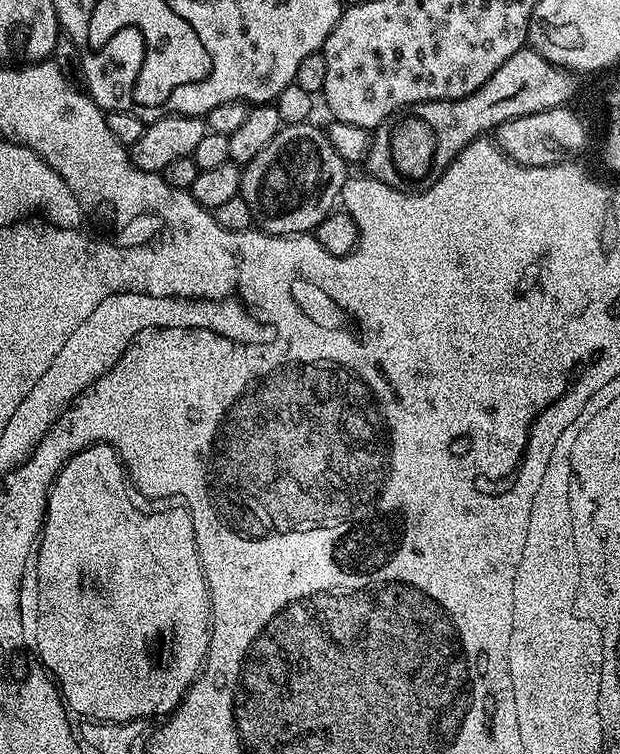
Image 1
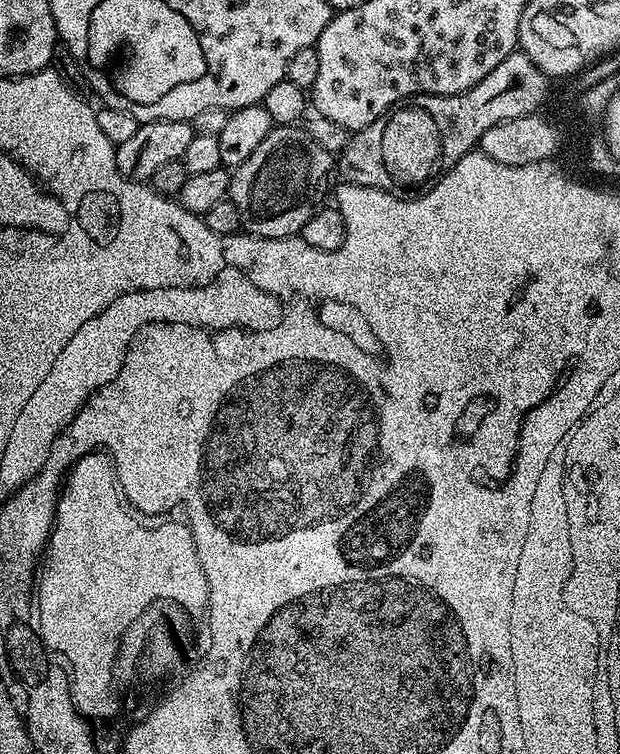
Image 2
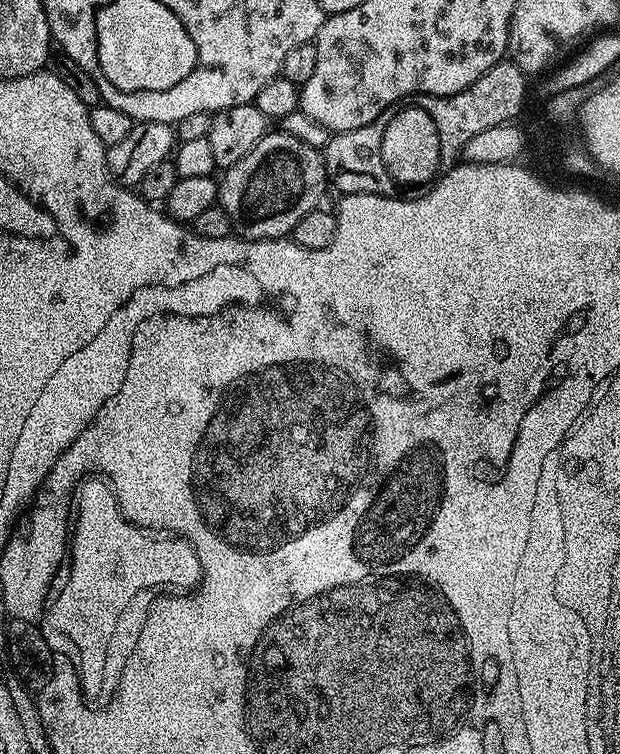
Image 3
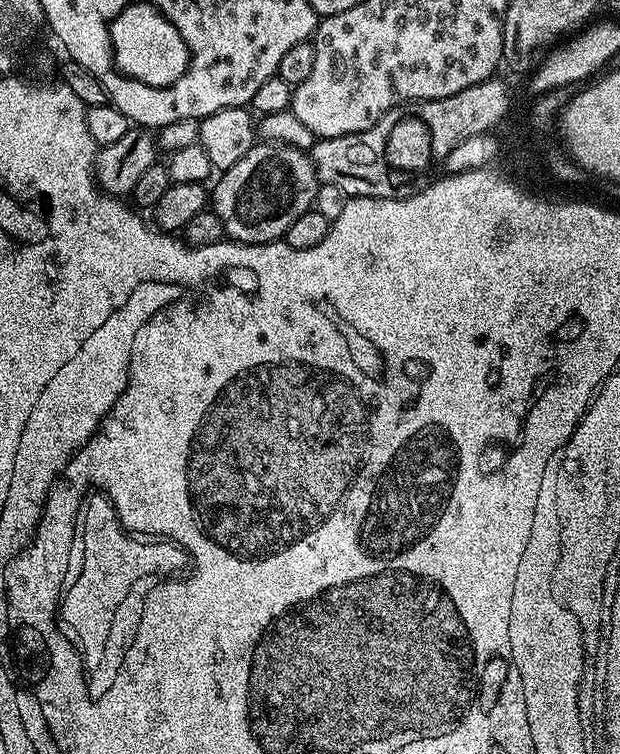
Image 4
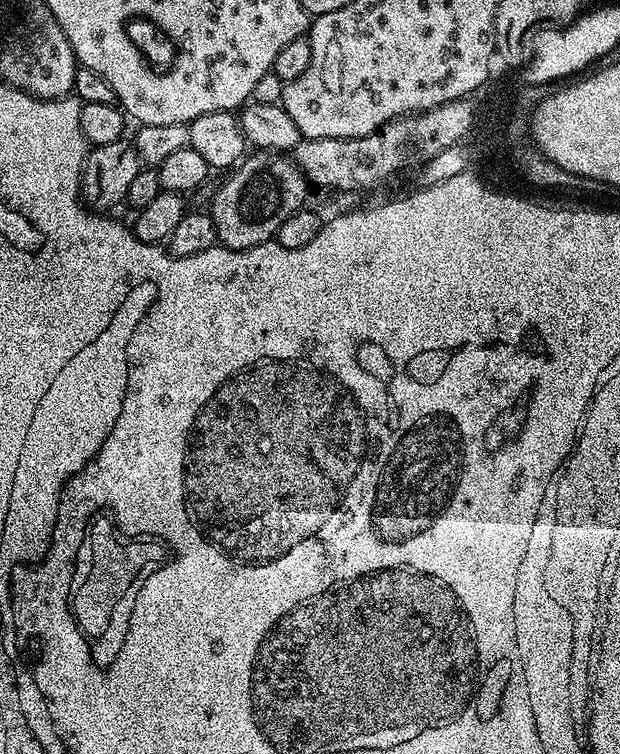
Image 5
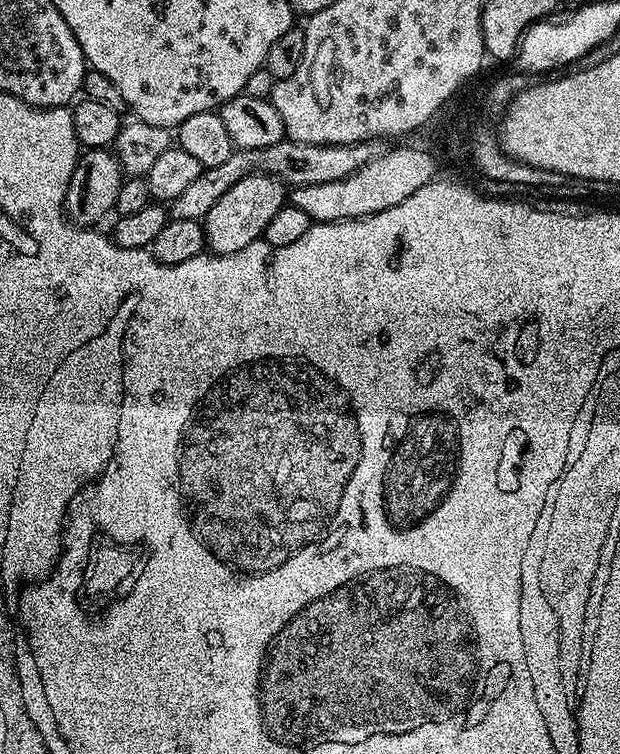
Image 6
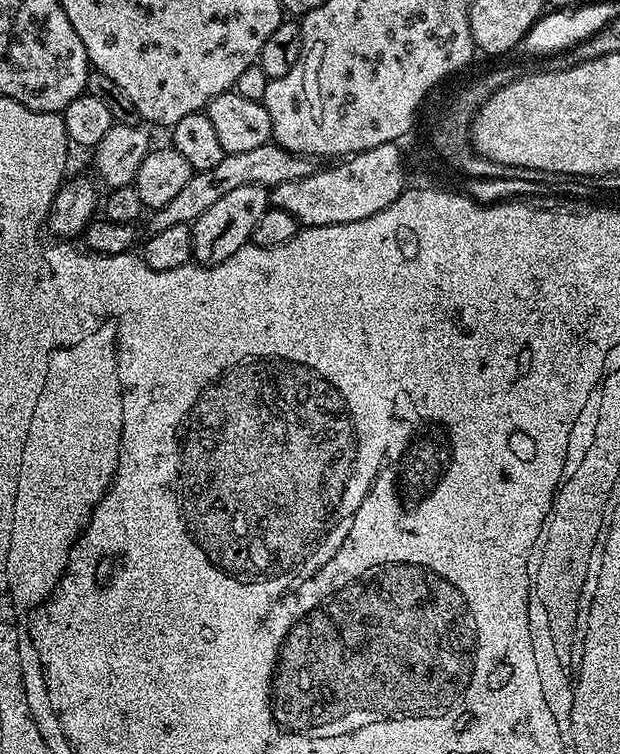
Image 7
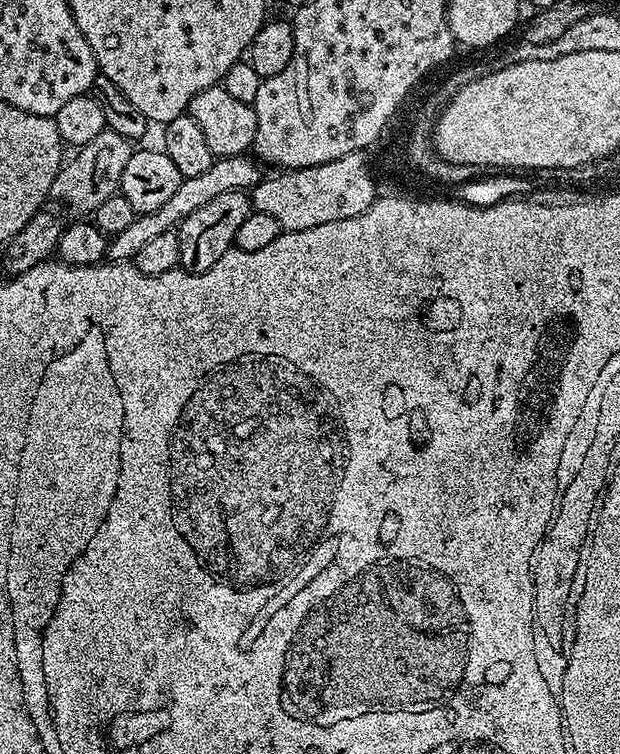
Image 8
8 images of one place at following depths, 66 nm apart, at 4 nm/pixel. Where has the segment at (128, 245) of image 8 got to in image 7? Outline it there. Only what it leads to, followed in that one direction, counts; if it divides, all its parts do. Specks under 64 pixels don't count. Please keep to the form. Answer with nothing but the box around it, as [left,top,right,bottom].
[147,142,317,233]

